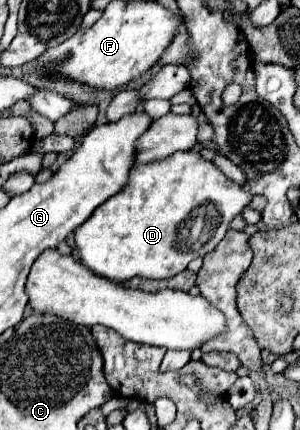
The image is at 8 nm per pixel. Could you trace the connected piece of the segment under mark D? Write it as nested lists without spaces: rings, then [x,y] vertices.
[[[175,152],[165,160],[135,166],[123,190],[103,202],[91,214],[91,218],[75,230],[75,248],[79,250],[81,262],[87,268],[115,282],[125,282],[135,276],[153,280],[173,278],[173,274],[185,270],[193,258],[205,256],[217,248],[229,230],[231,218],[241,214],[249,200],[251,192],[247,192],[241,184],[225,178],[225,174],[213,166],[213,162],[203,160],[201,154]]]

